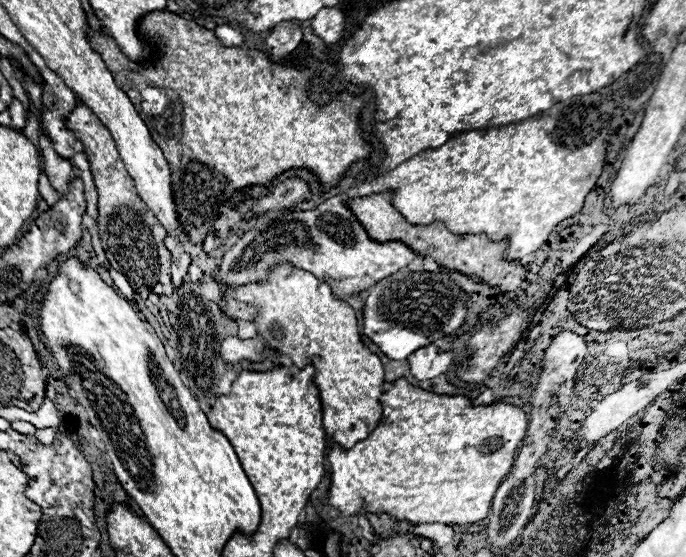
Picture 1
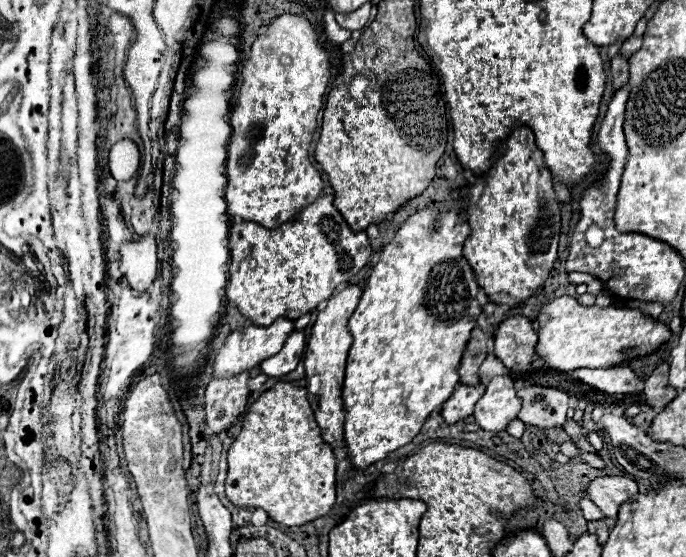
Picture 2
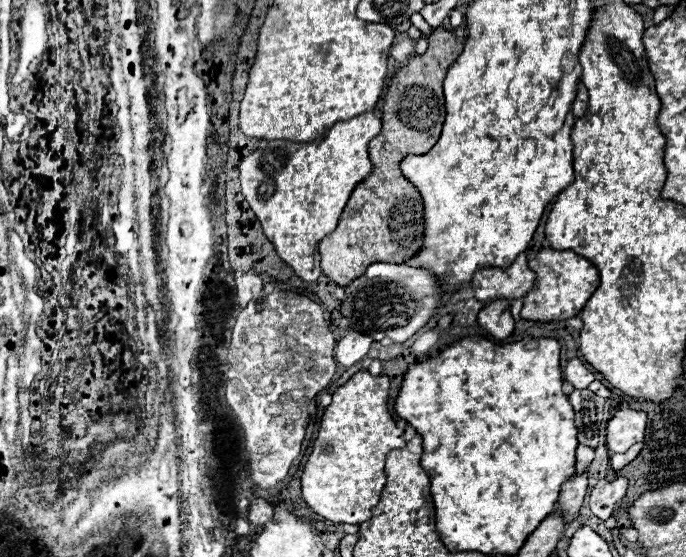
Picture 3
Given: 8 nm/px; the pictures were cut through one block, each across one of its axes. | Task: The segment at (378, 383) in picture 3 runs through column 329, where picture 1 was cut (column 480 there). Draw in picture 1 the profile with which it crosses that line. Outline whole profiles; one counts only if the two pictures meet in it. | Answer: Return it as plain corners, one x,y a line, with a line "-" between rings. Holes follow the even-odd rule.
406,378
394,380
392,388
386,390
380,396
380,406
382,406
382,418
380,424
370,432
370,436
366,440
360,440
352,446
352,450
344,450
338,444
330,442
328,450
326,450
326,462
328,462
328,472
330,472
330,492
328,492
328,504
332,508
336,508
342,516
362,516
362,514
388,514
394,520
408,520
414,524
426,522
426,524
474,524
484,520
490,514
490,506
492,506
492,498
496,494
498,484
508,476
508,472
512,470
512,462
516,456
516,448
520,444
520,440
526,436
526,428
528,428
528,414
522,412
520,406
512,406
512,404
484,404
484,406
472,406
470,400
466,396
440,396
422,388
416,388
412,384
406,382

